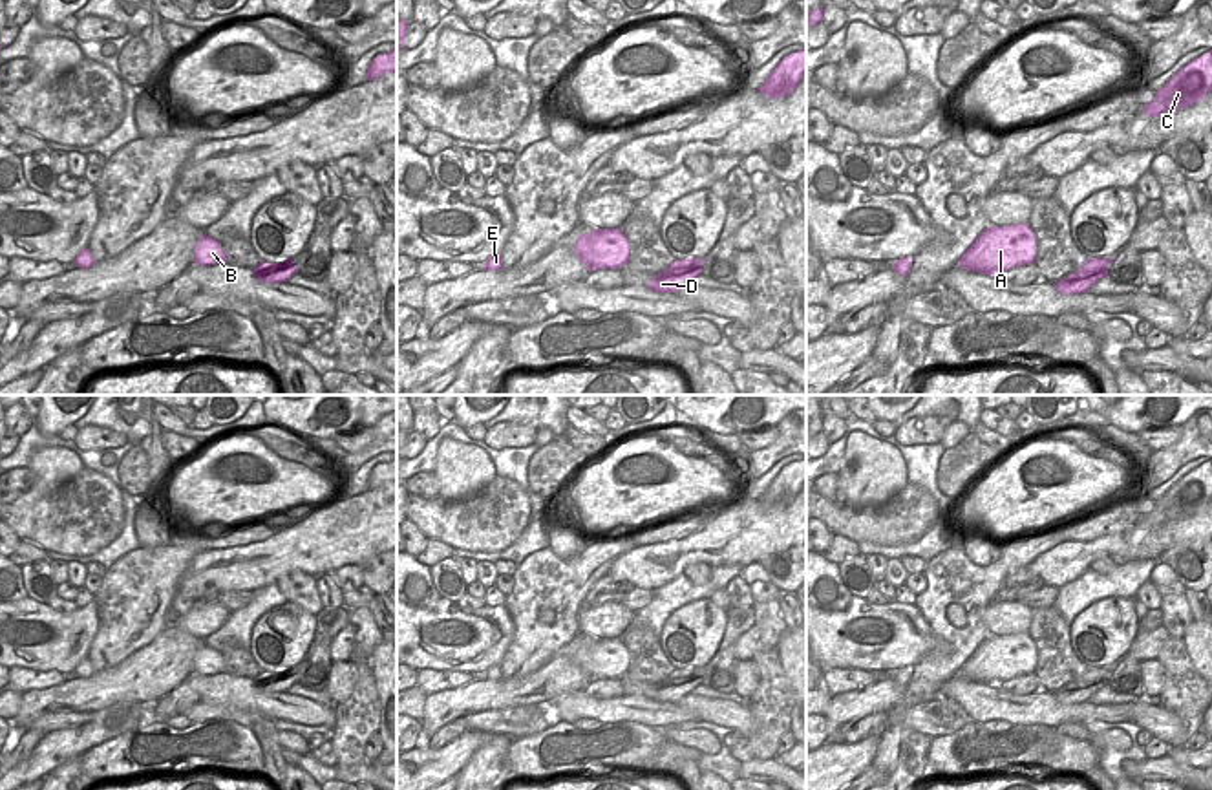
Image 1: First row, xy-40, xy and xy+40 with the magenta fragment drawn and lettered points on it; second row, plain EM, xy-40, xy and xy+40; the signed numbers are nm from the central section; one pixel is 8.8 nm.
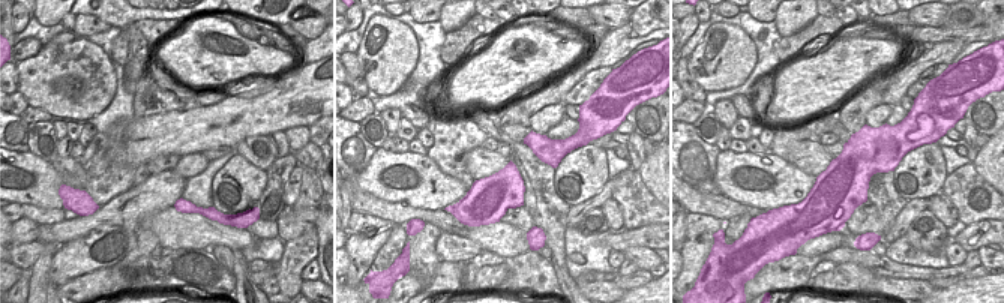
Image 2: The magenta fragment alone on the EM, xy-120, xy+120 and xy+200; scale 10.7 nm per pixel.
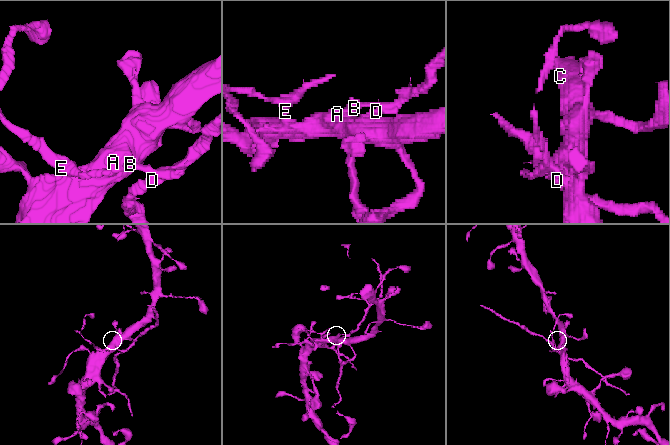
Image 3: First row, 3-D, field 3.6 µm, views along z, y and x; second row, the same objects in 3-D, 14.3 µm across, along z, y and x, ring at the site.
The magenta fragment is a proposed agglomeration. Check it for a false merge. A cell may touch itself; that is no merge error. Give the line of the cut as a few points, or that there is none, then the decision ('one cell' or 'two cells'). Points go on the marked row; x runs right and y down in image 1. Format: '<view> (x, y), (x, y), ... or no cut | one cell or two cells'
xy (701, 266), (690, 266), (677, 275), (662, 273) | two cells

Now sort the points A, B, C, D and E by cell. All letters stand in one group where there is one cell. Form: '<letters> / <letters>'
A B C E / D

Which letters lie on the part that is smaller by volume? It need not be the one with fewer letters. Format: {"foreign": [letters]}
{"foreign": ["D"]}

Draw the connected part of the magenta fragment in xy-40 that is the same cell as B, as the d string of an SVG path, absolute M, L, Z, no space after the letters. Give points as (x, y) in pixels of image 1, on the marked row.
M203 234L194 247L194 263L205 267L227 263L227 254L219 241Z

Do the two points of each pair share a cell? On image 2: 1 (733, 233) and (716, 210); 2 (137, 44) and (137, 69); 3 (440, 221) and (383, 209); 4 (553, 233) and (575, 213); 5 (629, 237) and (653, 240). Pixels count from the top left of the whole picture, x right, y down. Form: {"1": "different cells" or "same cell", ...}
{"1": "different cells", "2": "same cell", "3": "same cell", "4": "different cells", "5": "same cell"}

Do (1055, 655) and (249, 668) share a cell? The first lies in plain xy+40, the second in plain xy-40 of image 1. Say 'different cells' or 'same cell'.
same cell

